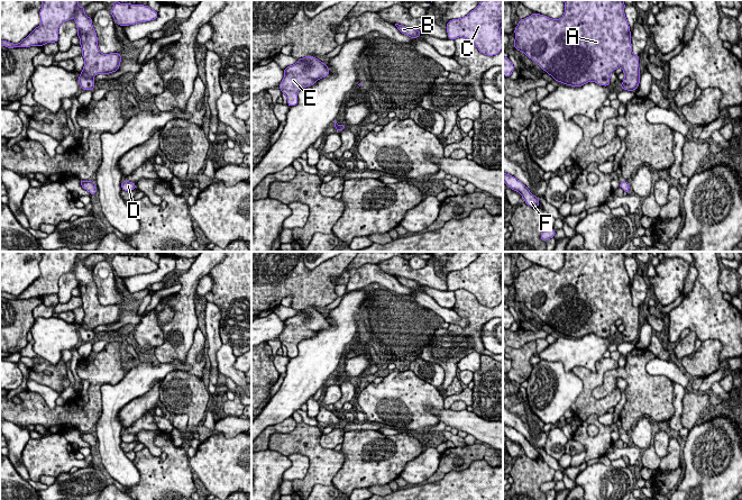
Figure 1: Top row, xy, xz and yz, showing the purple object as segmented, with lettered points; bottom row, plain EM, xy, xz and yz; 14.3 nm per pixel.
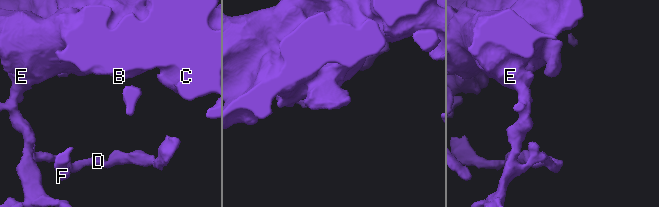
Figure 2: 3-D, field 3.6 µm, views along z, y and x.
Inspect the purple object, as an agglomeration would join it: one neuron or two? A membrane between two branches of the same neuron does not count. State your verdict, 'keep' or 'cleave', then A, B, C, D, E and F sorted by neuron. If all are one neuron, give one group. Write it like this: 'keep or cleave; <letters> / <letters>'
keep; A B C D E F

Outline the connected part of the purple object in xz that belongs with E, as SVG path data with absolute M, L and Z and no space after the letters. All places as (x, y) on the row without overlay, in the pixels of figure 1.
M309 307L284 320L284 329L280 335L280 340L286 347L287 356L293 358L297 356L297 344L302 339L311 338L328 327L327 316Z

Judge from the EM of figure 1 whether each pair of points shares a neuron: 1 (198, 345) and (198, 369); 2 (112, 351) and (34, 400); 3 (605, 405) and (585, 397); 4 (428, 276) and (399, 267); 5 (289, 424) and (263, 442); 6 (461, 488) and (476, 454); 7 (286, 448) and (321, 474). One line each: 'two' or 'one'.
1: one
2: one
3: one
4: one
5: one
6: two
7: one

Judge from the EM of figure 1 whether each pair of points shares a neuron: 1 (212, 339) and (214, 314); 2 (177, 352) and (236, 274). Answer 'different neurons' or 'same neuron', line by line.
1: same neuron
2: different neurons

